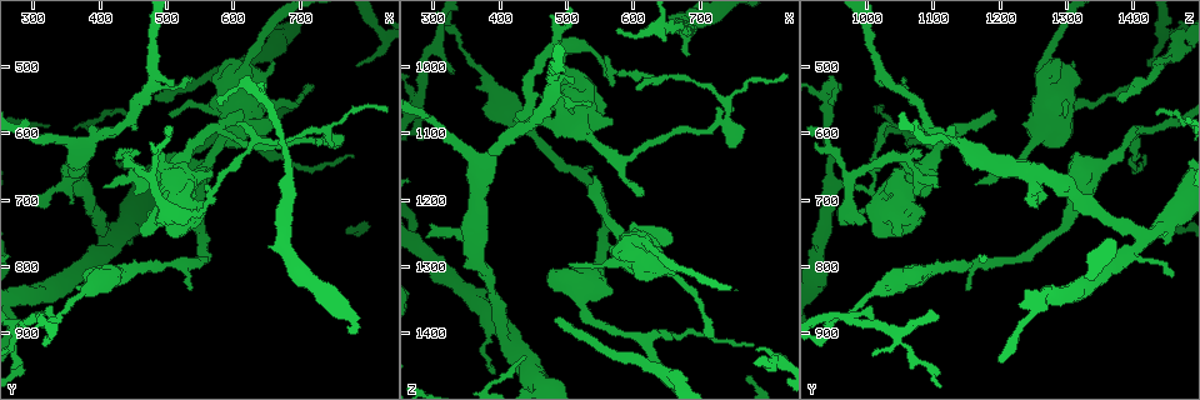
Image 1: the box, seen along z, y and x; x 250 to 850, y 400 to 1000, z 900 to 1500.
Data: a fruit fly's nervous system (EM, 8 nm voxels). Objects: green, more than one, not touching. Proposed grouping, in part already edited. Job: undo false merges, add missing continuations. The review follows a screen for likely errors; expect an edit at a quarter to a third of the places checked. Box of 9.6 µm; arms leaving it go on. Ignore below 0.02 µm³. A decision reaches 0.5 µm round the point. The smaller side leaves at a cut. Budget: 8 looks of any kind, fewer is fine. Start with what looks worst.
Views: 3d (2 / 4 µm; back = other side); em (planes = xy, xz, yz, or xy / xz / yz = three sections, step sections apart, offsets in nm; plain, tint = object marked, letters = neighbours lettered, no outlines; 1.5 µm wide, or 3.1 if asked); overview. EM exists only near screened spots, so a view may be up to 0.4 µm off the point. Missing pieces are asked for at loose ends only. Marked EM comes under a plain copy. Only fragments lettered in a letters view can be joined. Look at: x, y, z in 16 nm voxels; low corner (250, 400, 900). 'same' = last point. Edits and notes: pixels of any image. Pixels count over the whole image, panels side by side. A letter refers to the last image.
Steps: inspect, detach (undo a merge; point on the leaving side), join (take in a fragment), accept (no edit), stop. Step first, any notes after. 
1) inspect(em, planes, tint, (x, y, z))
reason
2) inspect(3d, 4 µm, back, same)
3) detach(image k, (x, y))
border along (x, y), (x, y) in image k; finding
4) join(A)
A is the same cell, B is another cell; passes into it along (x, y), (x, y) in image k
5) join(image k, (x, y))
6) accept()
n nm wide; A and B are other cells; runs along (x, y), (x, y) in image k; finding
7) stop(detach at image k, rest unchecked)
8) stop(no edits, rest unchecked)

inspect(em, xz, step 4, letters, (480, 550, 1380))
long arm stops here

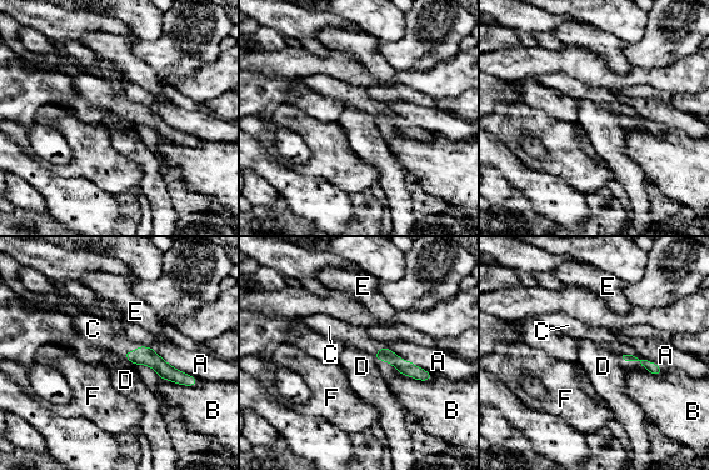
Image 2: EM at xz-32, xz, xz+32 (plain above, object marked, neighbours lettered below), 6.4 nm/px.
inspect(em, planes, letters, same)
another direction

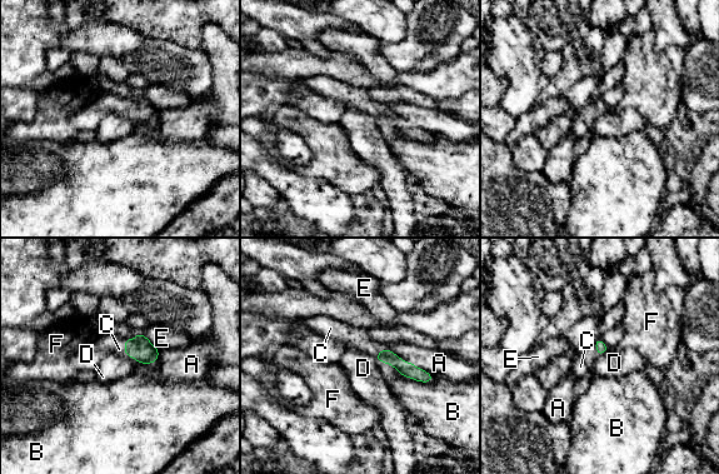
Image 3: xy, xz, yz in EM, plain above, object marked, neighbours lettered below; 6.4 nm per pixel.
join(C)
C is the same cell, A, B, D, E and F are other cells; passes into it along (404, 368), (380, 350), (359, 338) in image 3; the neuron continues

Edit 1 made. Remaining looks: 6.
inspect(overview)

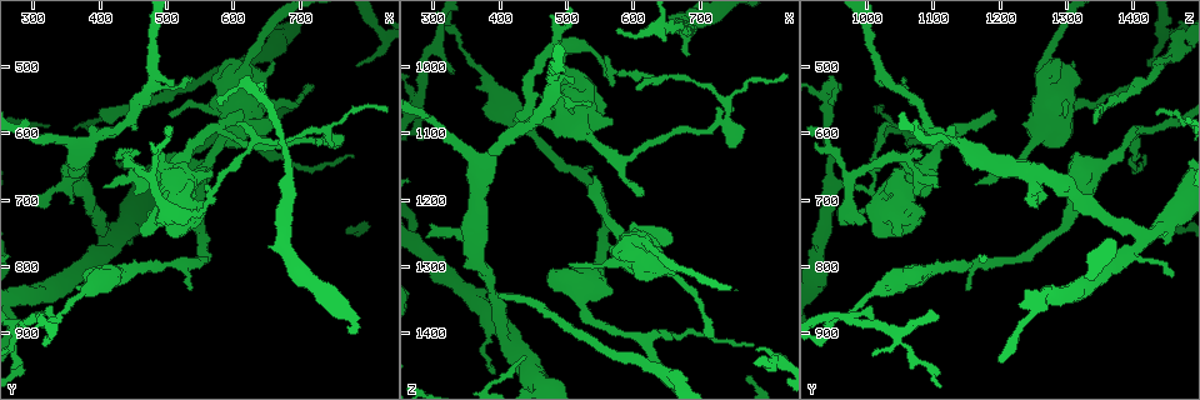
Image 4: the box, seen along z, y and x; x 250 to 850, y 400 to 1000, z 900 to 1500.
inspect(em, xy, step 8, letters, (645, 540, 940))

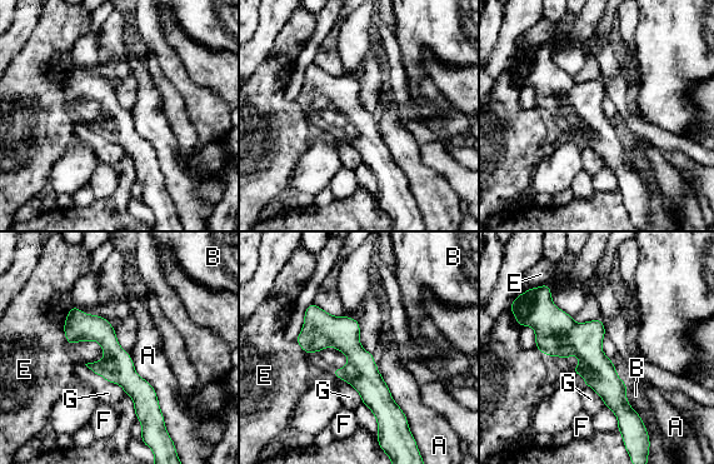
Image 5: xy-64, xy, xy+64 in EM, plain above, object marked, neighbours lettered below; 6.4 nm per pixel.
accept()
A, B, E, F and G are other cells; one neuron here

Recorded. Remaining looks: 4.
inspect(3d, 4 µm, (615, 505, 1260))

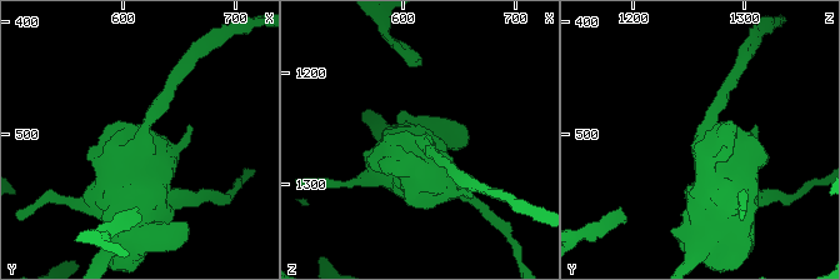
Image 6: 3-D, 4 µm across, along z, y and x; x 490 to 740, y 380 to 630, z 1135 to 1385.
inspect(em, planes, letters, (618, 504, 1262))
need the tissue

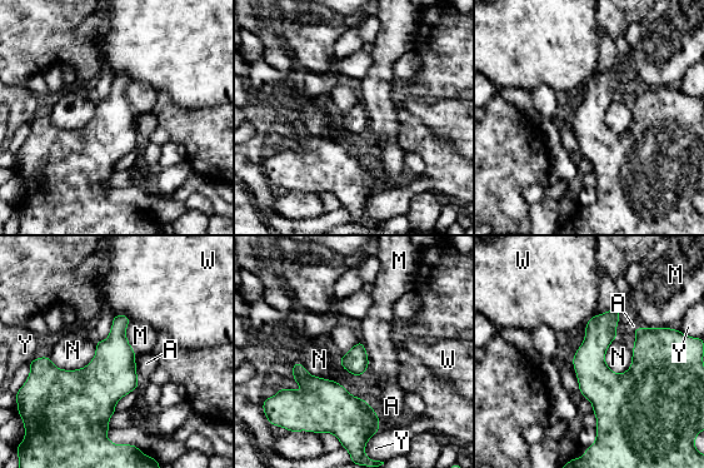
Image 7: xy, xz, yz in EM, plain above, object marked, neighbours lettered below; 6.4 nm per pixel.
accept()
160 nm wide; A, M, N, W and Y are other cells; border along (614, 338), (605, 364), (620, 374) in image 7; one neuron here

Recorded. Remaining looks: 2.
stop(join at image 3, rest unchecked)

